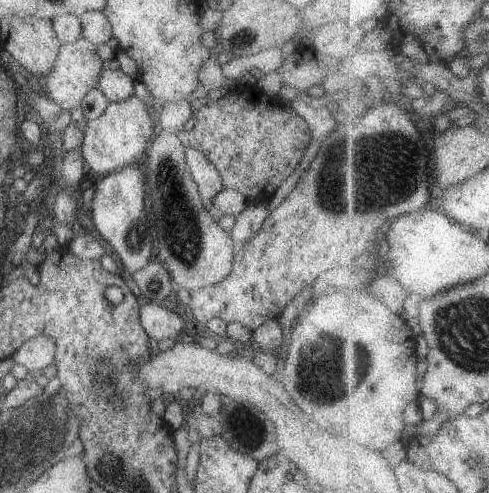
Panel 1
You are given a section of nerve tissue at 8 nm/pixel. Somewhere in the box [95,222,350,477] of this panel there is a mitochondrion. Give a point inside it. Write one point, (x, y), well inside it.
(245, 439)

